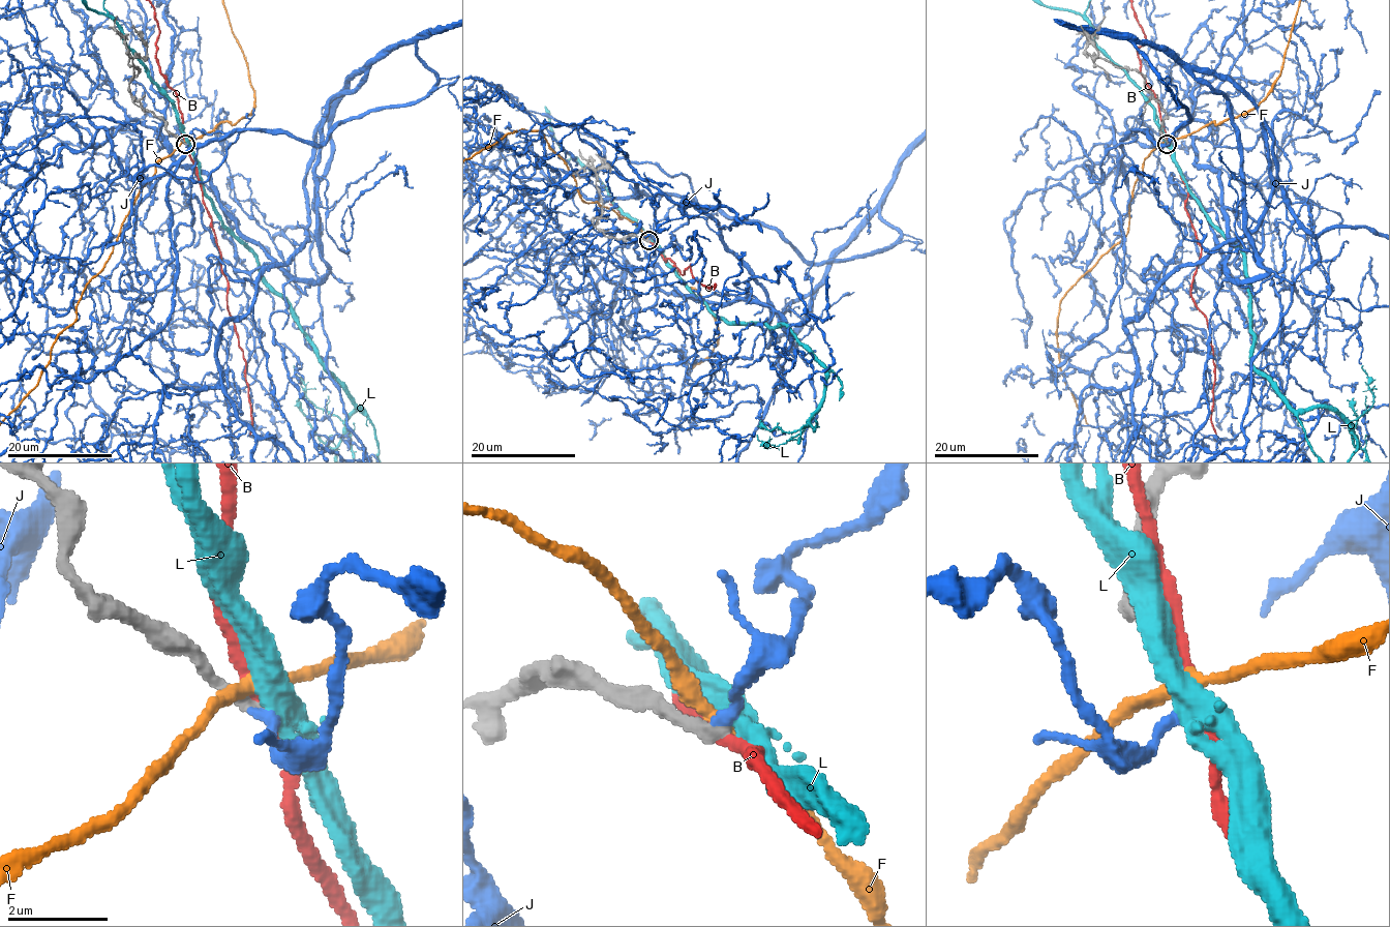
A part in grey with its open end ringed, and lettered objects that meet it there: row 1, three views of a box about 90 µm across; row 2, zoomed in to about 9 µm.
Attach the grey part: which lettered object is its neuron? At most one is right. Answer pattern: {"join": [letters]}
{"join": ["J"]}

